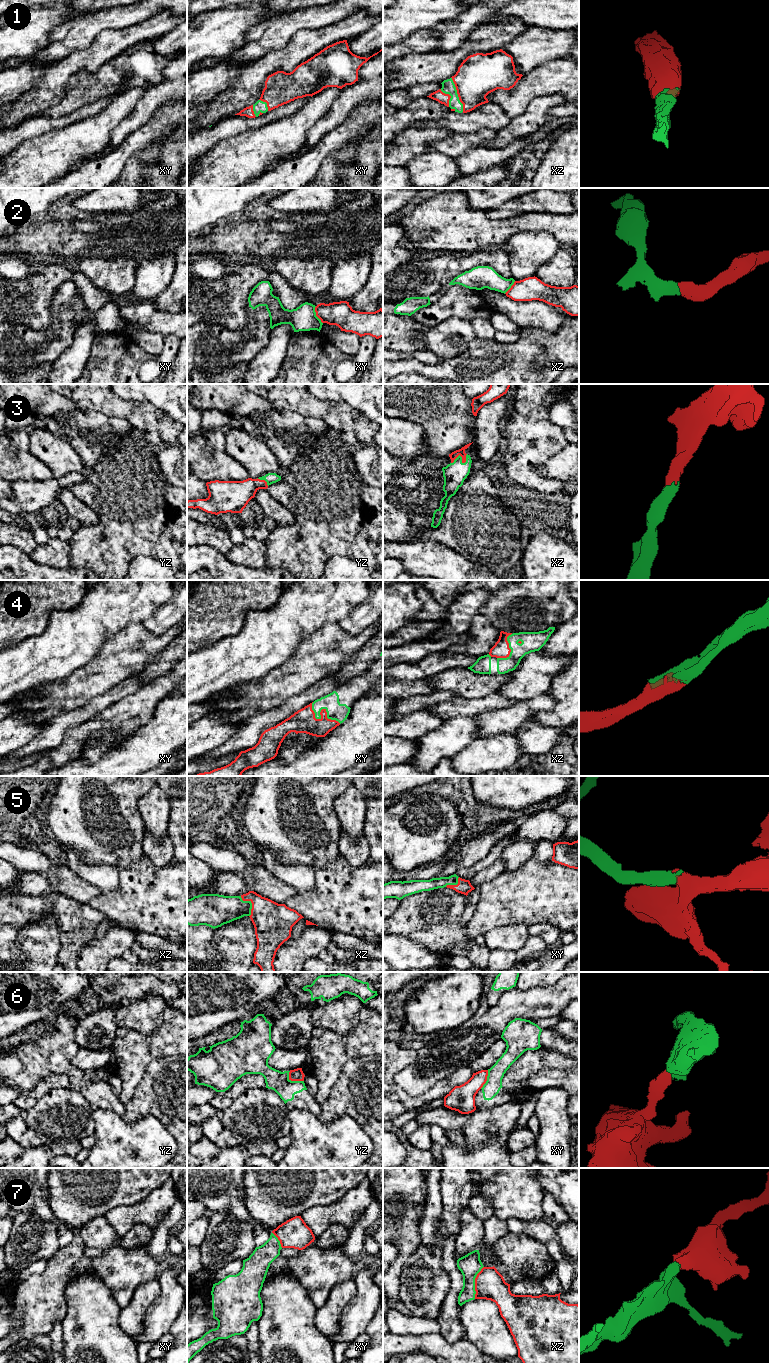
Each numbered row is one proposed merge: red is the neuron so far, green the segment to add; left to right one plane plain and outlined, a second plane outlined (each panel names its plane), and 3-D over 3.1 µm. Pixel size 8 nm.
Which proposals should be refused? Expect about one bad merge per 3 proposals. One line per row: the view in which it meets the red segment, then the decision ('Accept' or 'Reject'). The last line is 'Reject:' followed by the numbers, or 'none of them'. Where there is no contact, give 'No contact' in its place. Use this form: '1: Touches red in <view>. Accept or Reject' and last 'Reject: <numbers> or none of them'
1: Touches red in xz. Accept
2: Touches red in xy. Reject
3: Touches red in xz. Accept
4: Touches red in xy. Accept
5: Touches red in xz. Accept
6: Touches red in yz. Reject
7: Touches red in xz. Reject
Reject: 2, 6, 7

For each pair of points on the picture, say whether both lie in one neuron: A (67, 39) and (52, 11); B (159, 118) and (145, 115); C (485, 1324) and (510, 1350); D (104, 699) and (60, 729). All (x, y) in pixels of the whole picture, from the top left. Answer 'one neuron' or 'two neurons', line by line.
A: two neurons
B: two neurons
C: one neuron
D: one neuron

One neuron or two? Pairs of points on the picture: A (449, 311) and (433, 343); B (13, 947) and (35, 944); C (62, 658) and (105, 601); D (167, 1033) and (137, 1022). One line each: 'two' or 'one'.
A: two
B: two
C: one
D: two

